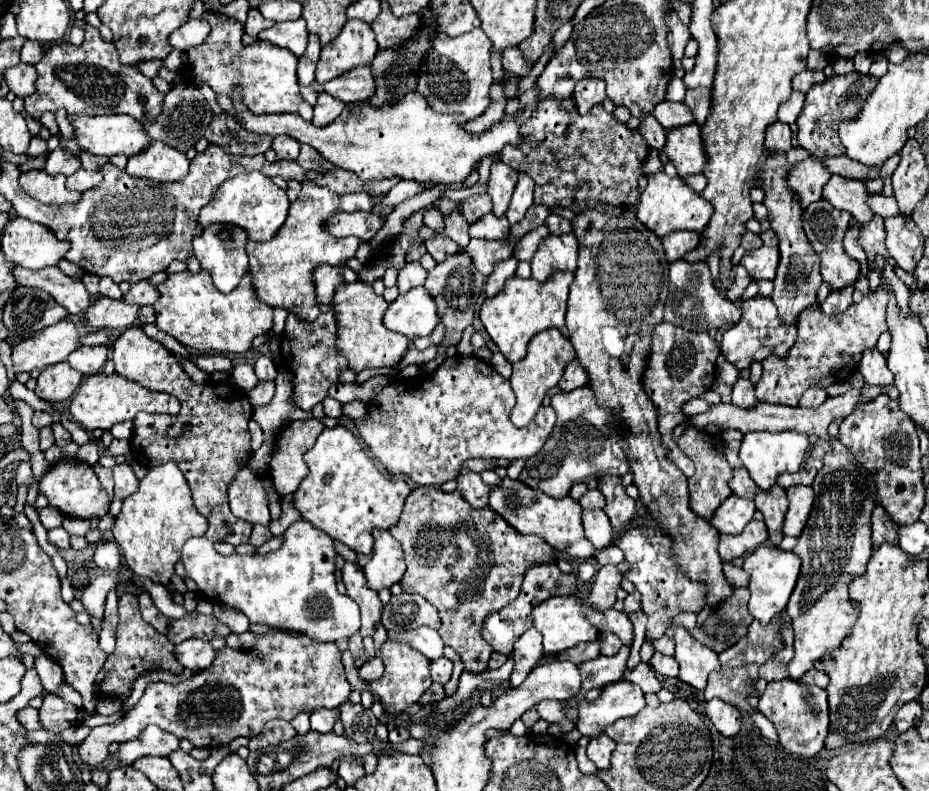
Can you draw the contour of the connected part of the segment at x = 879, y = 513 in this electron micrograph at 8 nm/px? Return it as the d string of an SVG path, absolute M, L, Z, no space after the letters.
M876 505L874 513L872 513L872 545L874 545L874 549L884 541L896 543L898 541L898 527L894 521L890 521L884 507Z

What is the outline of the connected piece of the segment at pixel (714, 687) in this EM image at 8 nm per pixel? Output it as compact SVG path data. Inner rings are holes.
M778 615L766 627L762 627L760 623L752 621L752 625L748 627L746 637L740 643L736 643L734 647L730 647L730 649L726 649L726 651L722 651L718 655L722 667L720 667L718 673L712 673L710 675L708 687L704 689L706 701L710 701L712 697L720 697L726 703L732 703L738 709L749 712L755 725L760 729L760 733L774 742L778 742L778 735L774 725L762 713L754 712L759 701L759 693L754 685L758 681L760 665L766 663L780 647L782 647L782 641L780 641L780 617Z

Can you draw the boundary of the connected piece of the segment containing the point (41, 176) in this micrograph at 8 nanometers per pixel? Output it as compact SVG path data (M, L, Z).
M28 171L20 175L20 187L34 199L44 205L64 205L74 203L82 197L82 193L66 189L66 177L56 175L50 177L44 171Z

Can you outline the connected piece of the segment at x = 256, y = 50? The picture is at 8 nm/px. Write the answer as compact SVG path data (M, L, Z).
M202 15L212 23L212 31L208 39L192 47L188 51L190 63L184 65L184 79L188 83L206 83L216 93L232 95L232 87L242 87L242 101L244 105L260 115L260 113L296 113L302 119L312 119L312 105L304 101L300 95L300 85L296 77L298 57L292 55L288 49L280 49L268 41L258 39L252 45L242 45L242 23L234 19L220 19L216 15Z

